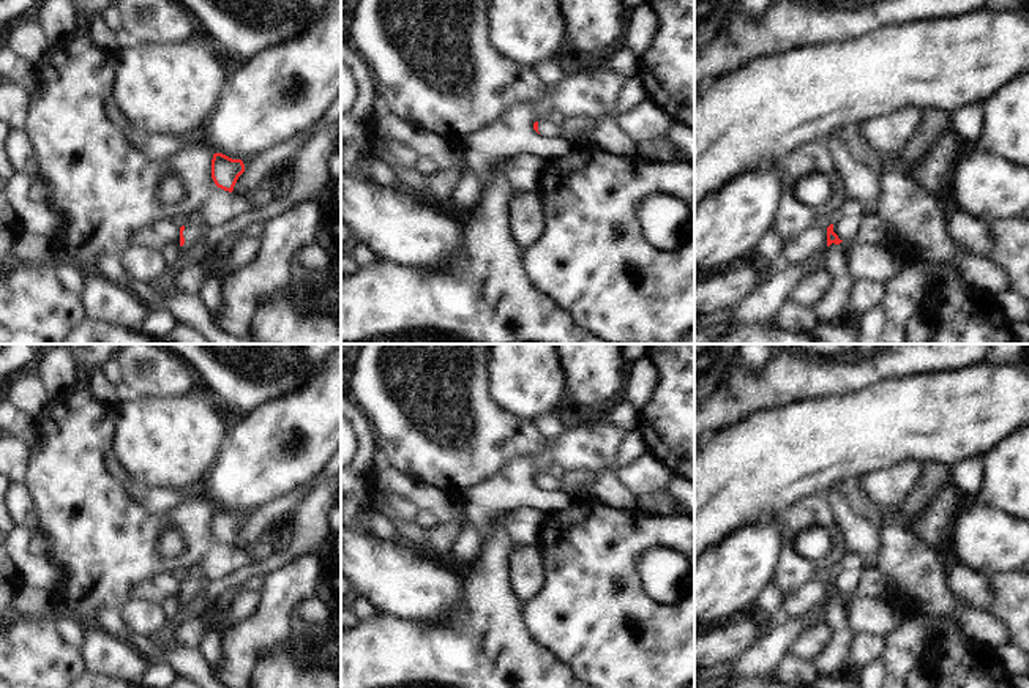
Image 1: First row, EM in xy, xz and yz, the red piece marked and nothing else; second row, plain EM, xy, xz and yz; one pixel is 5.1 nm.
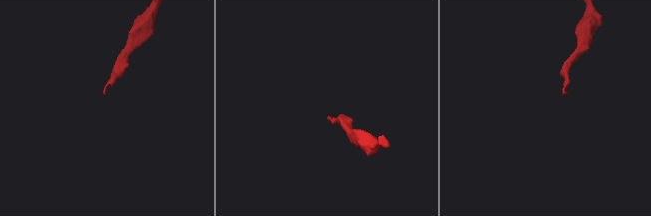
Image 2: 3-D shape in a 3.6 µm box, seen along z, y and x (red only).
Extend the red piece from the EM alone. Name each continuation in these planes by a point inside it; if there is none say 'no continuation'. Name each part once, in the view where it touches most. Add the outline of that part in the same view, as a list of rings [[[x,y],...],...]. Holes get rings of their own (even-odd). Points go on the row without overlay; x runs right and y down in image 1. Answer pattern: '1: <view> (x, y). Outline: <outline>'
1: xy (193, 584). Outline: [[[196,566],[189,570],[189,574],[183,584],[185,598],[180,601],[181,608],[180,617],[170,622],[156,639],[163,642],[169,641],[174,636],[178,625],[191,619],[191,615],[185,611],[185,608],[199,596],[204,579],[207,579],[207,573],[204,568]]]

